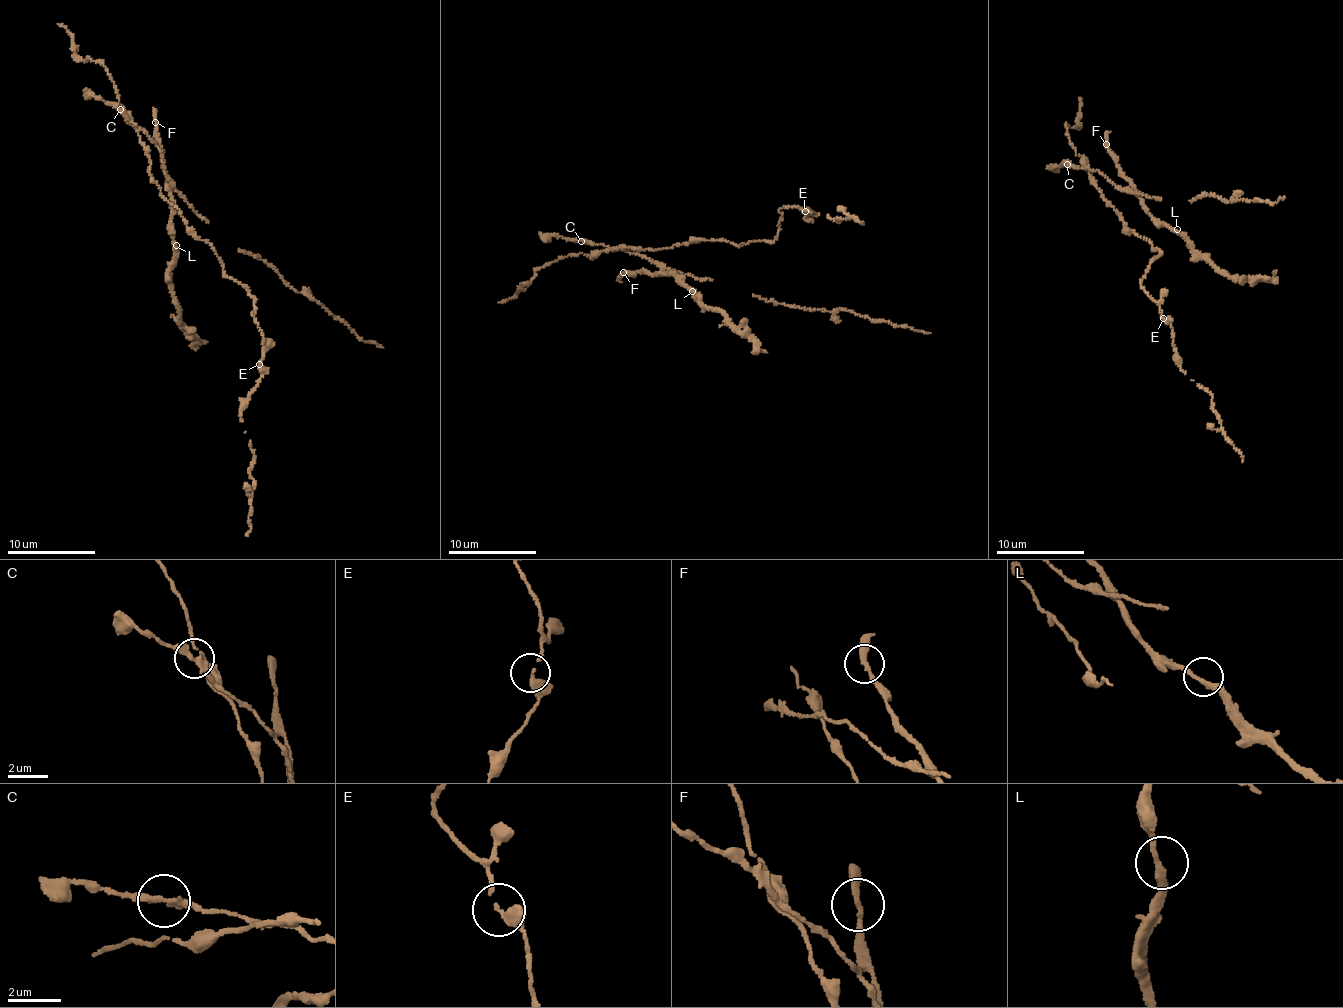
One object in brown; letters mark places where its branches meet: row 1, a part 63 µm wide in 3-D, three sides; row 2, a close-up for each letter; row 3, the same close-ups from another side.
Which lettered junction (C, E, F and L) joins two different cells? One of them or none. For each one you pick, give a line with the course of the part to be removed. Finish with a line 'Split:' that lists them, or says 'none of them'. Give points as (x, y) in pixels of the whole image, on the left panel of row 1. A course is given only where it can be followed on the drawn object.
Split: none of them

